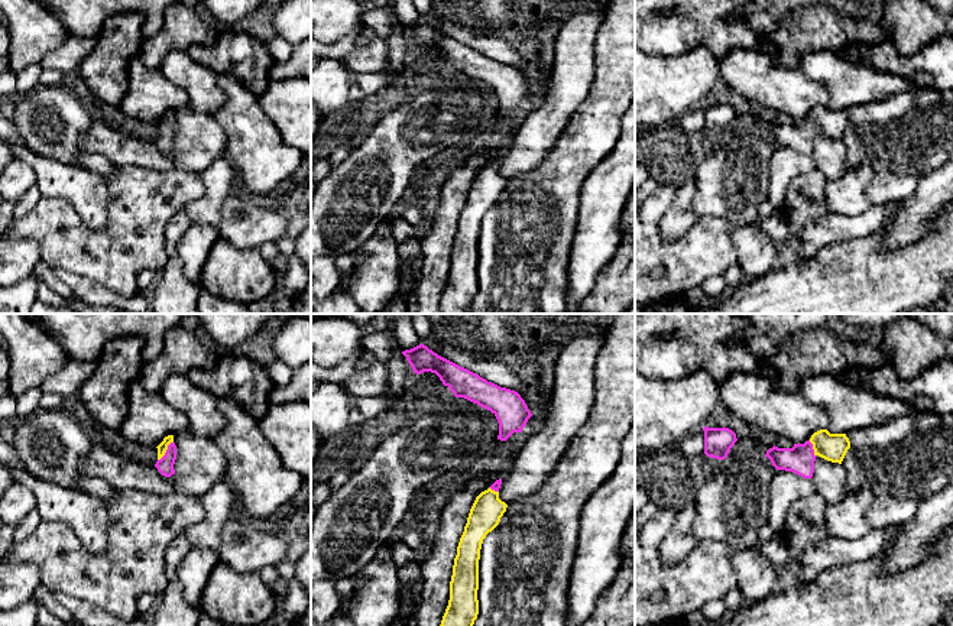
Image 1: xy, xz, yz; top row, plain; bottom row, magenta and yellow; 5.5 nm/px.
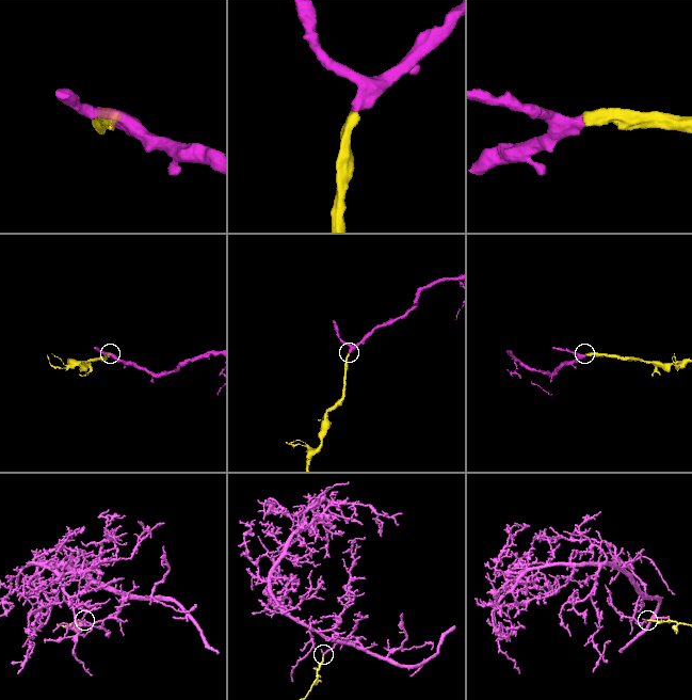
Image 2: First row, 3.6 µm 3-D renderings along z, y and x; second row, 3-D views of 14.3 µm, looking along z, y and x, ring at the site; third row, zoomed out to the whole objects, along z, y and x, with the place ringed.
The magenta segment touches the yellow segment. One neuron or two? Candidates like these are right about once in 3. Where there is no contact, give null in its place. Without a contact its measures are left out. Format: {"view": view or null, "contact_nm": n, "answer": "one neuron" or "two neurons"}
{"view": "xy", "contact_nm": 140, "answer": "one neuron"}

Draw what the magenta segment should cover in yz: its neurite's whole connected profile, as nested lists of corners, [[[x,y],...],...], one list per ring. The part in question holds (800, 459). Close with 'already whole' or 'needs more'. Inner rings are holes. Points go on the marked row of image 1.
[[[820,429],[808,441],[794,444],[792,448],[774,445],[766,451],[765,457],[771,460],[777,470],[792,471],[804,479],[811,479],[817,455],[842,464],[849,448],[850,441],[846,434],[830,434],[827,429]]]; needs more

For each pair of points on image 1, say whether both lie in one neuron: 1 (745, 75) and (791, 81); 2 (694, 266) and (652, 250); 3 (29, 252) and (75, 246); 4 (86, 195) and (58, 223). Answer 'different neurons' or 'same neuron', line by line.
1: same neuron
2: same neuron
3: different neurons
4: different neurons

